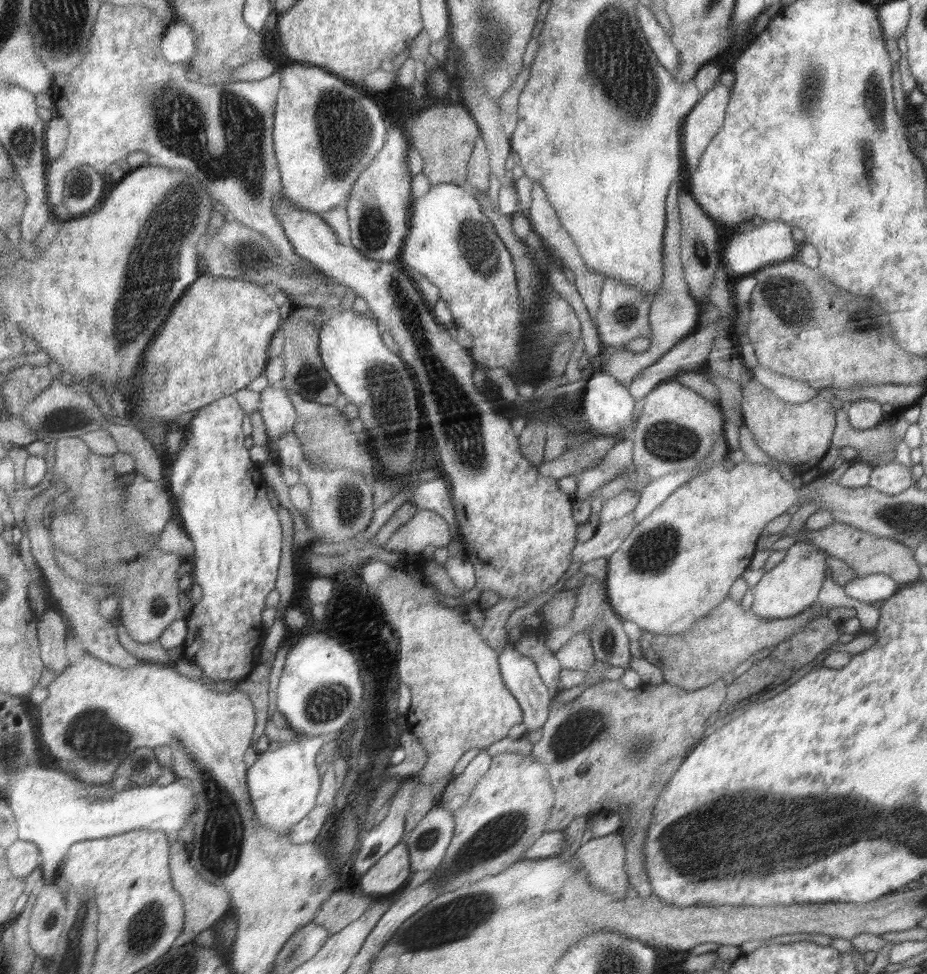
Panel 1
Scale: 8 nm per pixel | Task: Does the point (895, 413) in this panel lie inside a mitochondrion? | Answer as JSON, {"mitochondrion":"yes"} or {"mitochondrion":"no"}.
{"mitochondrion":"no"}

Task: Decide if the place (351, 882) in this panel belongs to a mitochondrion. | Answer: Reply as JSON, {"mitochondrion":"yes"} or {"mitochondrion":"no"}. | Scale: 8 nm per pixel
{"mitochondrion":"no"}

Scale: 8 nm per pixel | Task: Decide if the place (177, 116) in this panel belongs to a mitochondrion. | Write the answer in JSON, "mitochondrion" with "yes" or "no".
{"mitochondrion":"yes"}

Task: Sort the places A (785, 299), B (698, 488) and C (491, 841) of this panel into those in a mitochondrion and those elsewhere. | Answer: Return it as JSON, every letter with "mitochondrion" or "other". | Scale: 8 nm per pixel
{"A":"mitochondrion","B":"other","C":"mitochondrion"}

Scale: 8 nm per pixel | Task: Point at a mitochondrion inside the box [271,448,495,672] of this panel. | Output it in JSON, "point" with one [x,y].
{"point":[350,503]}

